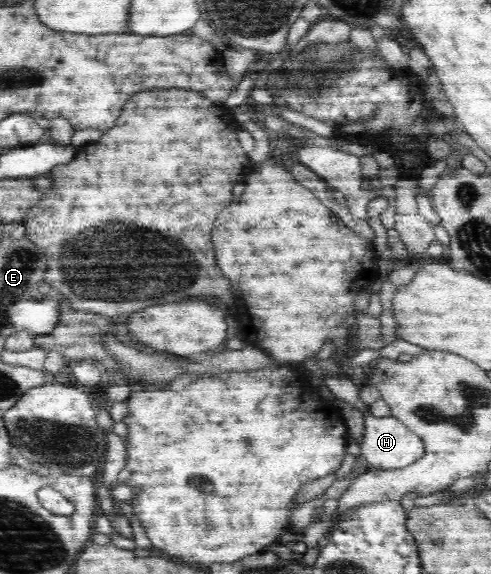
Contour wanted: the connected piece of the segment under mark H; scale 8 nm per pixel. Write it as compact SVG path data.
M365 413L364 426L364 435L356 451L364 457L370 468L388 470L403 468L418 461L425 454L423 439L392 415L391 417L375 417Z

